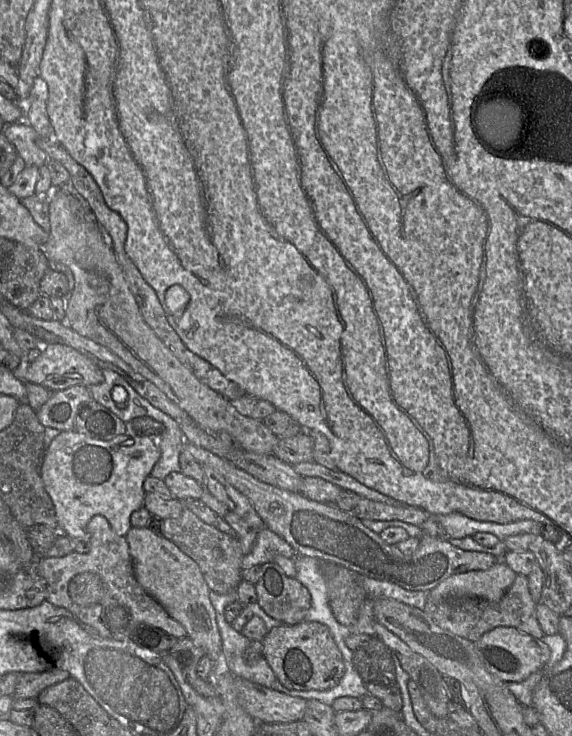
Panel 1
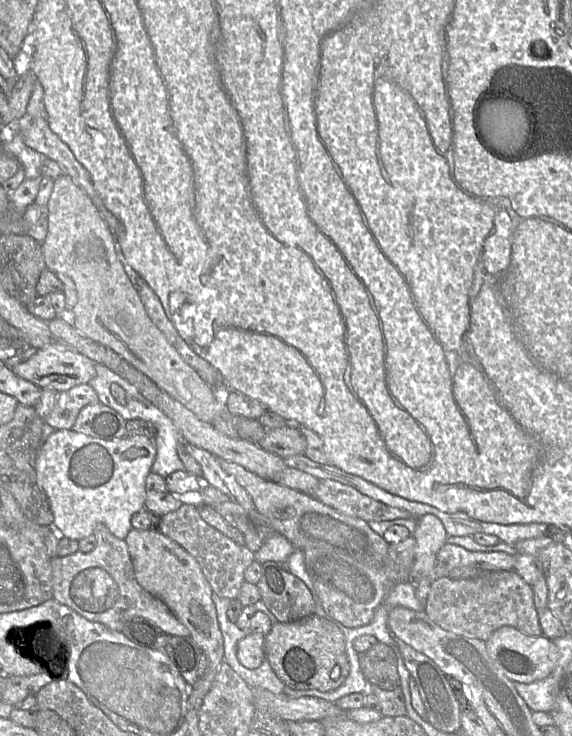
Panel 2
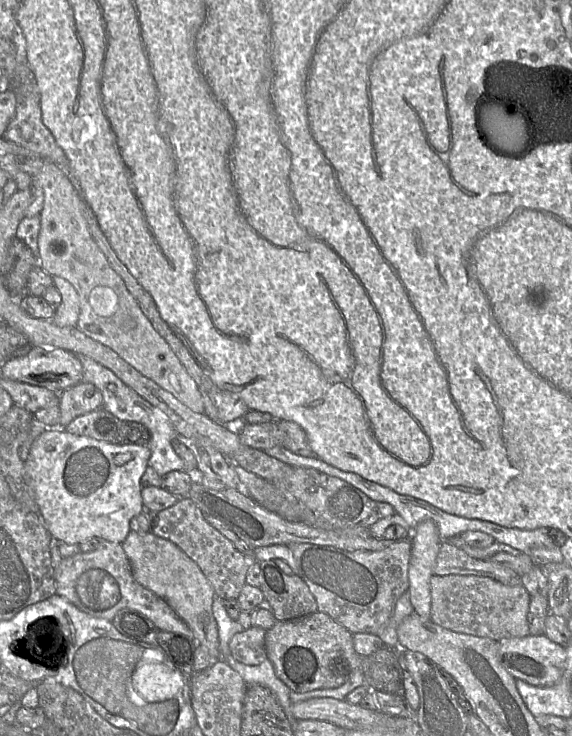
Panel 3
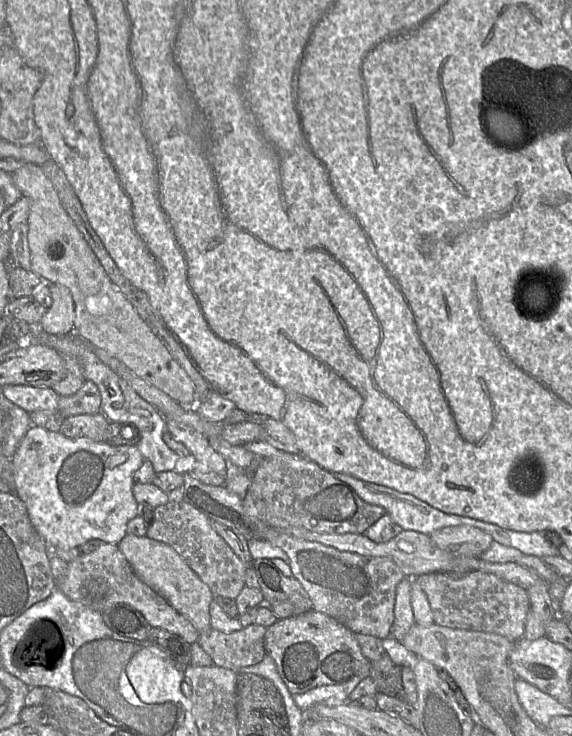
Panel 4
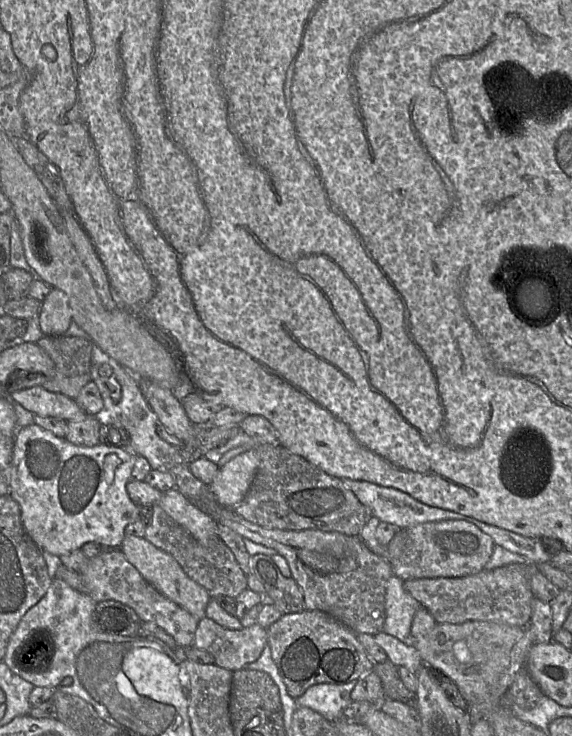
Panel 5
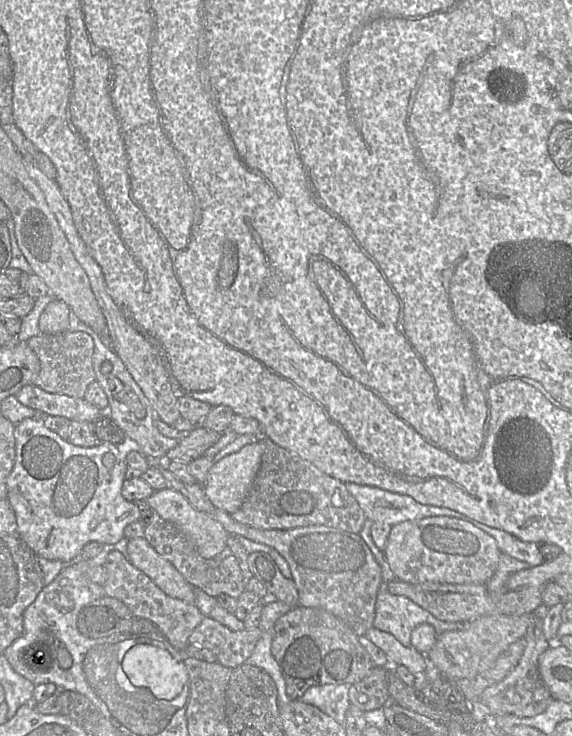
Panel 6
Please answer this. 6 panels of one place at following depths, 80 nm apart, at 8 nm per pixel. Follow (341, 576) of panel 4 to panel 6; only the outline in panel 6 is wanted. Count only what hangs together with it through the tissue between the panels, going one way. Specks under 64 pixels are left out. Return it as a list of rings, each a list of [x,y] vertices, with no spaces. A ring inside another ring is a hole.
[[[164,461],[160,463],[160,466],[153,466],[151,463],[151,467],[159,468],[167,482],[167,488],[180,492],[194,508],[216,519],[230,535],[242,536],[253,542],[265,544],[277,550],[288,562],[292,579],[298,589],[300,606],[320,608],[334,614],[350,627],[357,636],[364,635],[370,628],[374,627],[376,599],[383,582],[382,570],[371,550],[359,534],[322,525],[287,530],[262,530],[250,527],[236,522],[231,514],[215,507],[205,494],[201,484],[196,483],[191,485],[177,479],[167,469]]]

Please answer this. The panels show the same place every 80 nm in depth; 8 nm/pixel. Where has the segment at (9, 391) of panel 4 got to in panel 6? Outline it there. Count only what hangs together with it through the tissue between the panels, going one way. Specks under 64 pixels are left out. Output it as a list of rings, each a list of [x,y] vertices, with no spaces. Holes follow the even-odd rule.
[[[33,384],[23,387],[14,396],[21,404],[38,413],[65,417],[71,422],[95,422],[103,417],[103,410],[84,398],[49,393]]]

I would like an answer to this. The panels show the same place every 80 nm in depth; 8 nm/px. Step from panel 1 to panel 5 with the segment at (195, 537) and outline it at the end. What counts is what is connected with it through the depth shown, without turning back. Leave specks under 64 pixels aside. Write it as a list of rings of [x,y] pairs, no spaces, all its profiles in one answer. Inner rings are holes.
[[[158,504],[153,505],[153,509],[152,521],[145,528],[145,539],[170,554],[190,579],[207,590],[211,599],[218,596],[236,598],[242,591],[248,589],[247,575],[244,574],[233,552],[220,537],[215,546],[202,546]]]

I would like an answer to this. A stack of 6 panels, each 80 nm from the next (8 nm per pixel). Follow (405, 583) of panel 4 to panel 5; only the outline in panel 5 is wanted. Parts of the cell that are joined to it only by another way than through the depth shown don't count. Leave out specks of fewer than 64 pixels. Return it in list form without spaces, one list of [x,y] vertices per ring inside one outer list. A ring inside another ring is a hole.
[[[394,575],[387,582],[383,632],[406,645],[412,645],[412,621],[421,604],[404,590],[403,583],[403,580]]]

